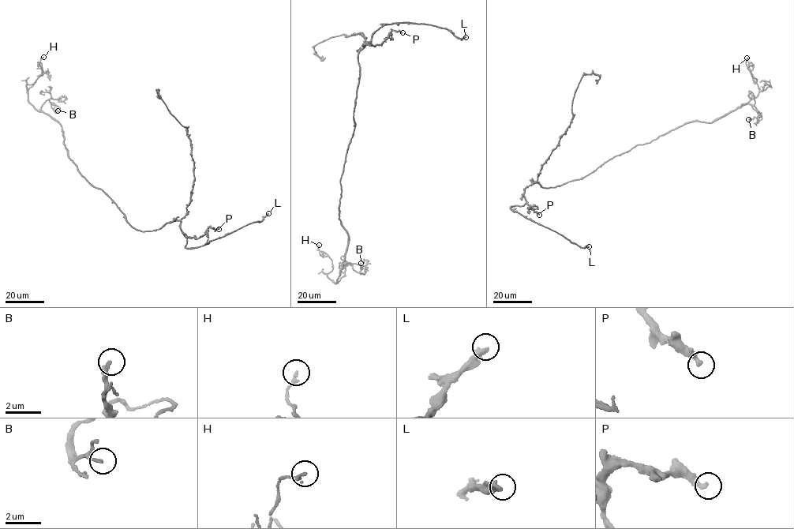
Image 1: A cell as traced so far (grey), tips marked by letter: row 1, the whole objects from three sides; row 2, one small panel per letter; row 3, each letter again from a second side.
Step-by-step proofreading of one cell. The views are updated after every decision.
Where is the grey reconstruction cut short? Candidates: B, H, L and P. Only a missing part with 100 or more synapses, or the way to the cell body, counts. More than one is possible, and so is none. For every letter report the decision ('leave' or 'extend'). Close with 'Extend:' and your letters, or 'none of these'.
B: leave
H: leave
L: extend
P: leave
Extend: L

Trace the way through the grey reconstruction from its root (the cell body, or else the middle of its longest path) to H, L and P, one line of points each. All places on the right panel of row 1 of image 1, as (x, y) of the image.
H: (593, 170), (614, 156), (678, 127), (694, 121), (713, 121), (748, 103), (759, 89), (747, 69), (747, 58)
L: (593, 170), (555, 187), (544, 188), (533, 181), (525, 189), (525, 204), (511, 208), (580, 247), (589, 246)
P: (593, 170), (555, 187), (544, 188), (533, 181), (523, 194), (528, 208), (536, 206), (533, 208), (539, 215)

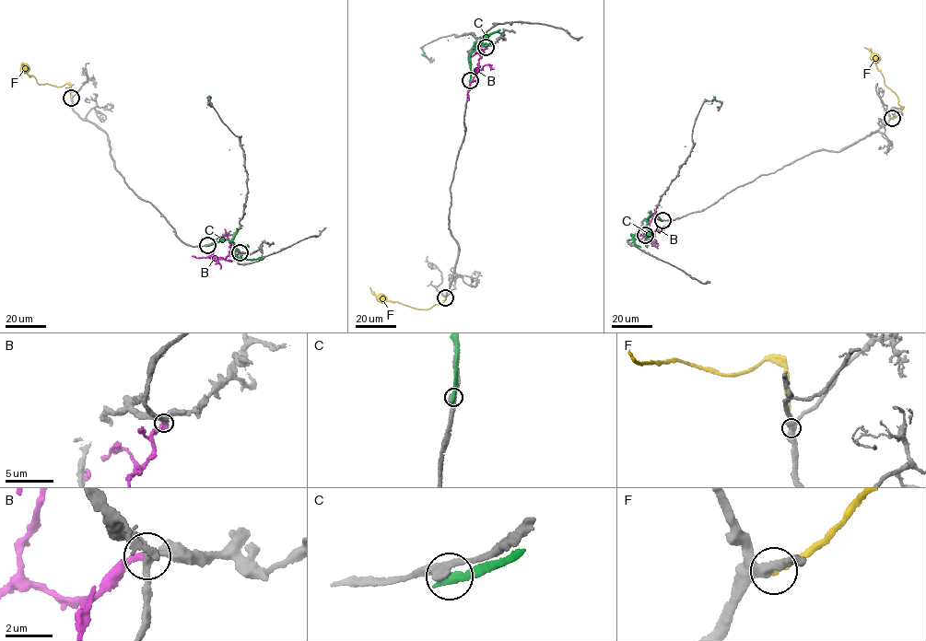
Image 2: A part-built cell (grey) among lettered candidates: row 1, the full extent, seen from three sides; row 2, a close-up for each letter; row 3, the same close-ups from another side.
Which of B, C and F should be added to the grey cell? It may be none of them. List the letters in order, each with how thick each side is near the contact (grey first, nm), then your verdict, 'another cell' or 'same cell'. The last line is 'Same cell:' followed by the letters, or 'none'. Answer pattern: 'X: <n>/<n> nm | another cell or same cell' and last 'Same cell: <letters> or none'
B: 320/420 nm | another cell
C: 360/360 nm | another cell
F: 380/320 nm | same cell
Same cell: F

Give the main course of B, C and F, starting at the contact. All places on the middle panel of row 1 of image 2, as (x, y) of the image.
B: (486, 47), (470, 84), (468, 100)
C: (470, 80), (471, 55), (474, 42), (479, 40), (473, 36), (448, 40), (422, 54)
F: (445, 297), (441, 303), (418, 309), (379, 298), (370, 287)

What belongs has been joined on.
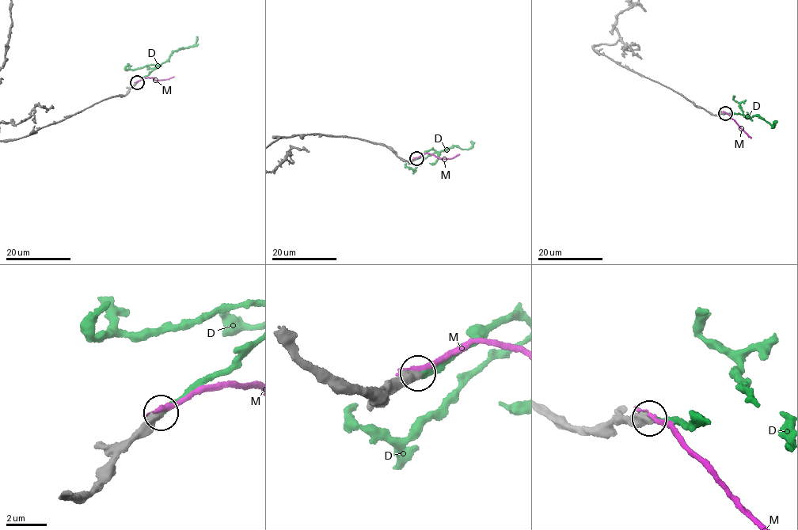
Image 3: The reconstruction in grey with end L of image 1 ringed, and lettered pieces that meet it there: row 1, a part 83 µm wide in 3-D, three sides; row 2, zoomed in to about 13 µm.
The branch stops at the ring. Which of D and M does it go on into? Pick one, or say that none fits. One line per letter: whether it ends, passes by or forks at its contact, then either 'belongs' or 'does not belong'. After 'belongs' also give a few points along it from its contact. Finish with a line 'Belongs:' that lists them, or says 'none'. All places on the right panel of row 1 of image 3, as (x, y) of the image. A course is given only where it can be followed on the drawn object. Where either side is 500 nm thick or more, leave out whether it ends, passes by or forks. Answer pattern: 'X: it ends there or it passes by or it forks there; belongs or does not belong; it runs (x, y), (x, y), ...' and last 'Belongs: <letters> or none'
D: belongs; it runs (725, 113), (739, 114), (750, 119), (758, 116), (773, 126), (777, 120)
M: does not belong
Belongs: D

